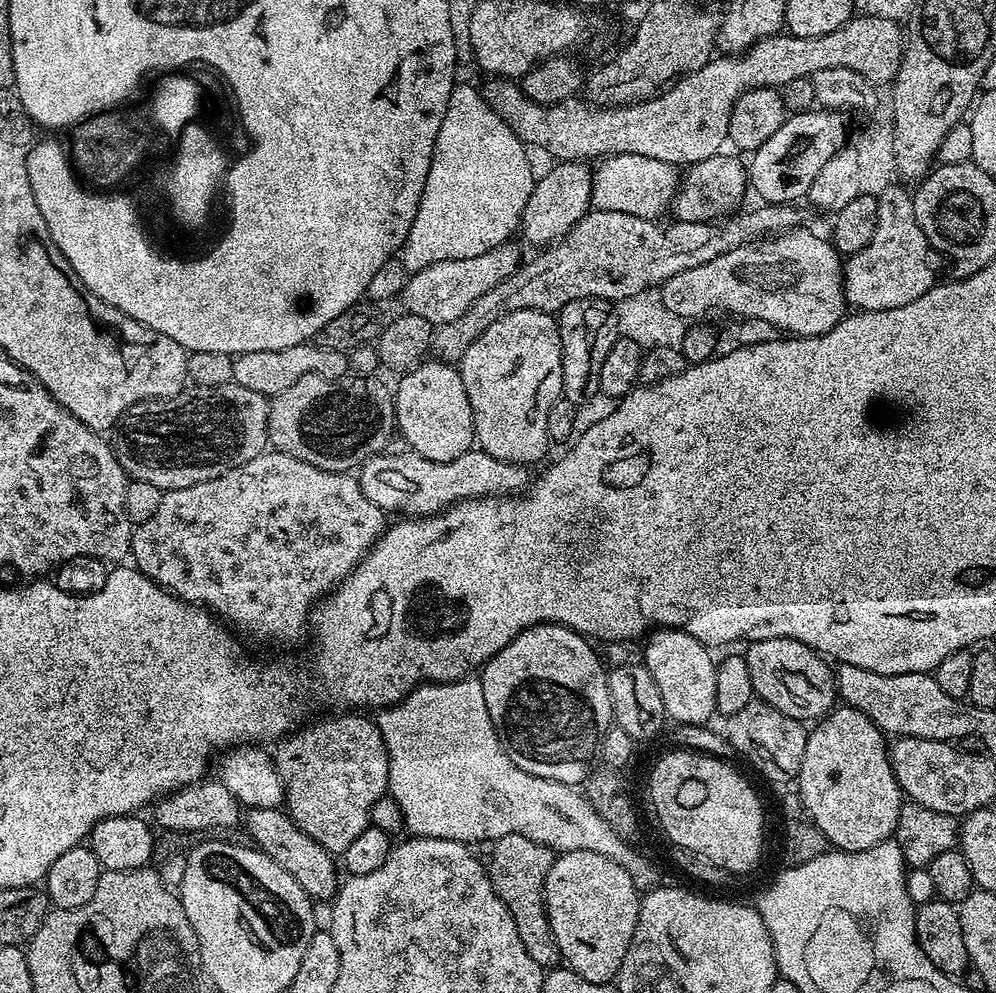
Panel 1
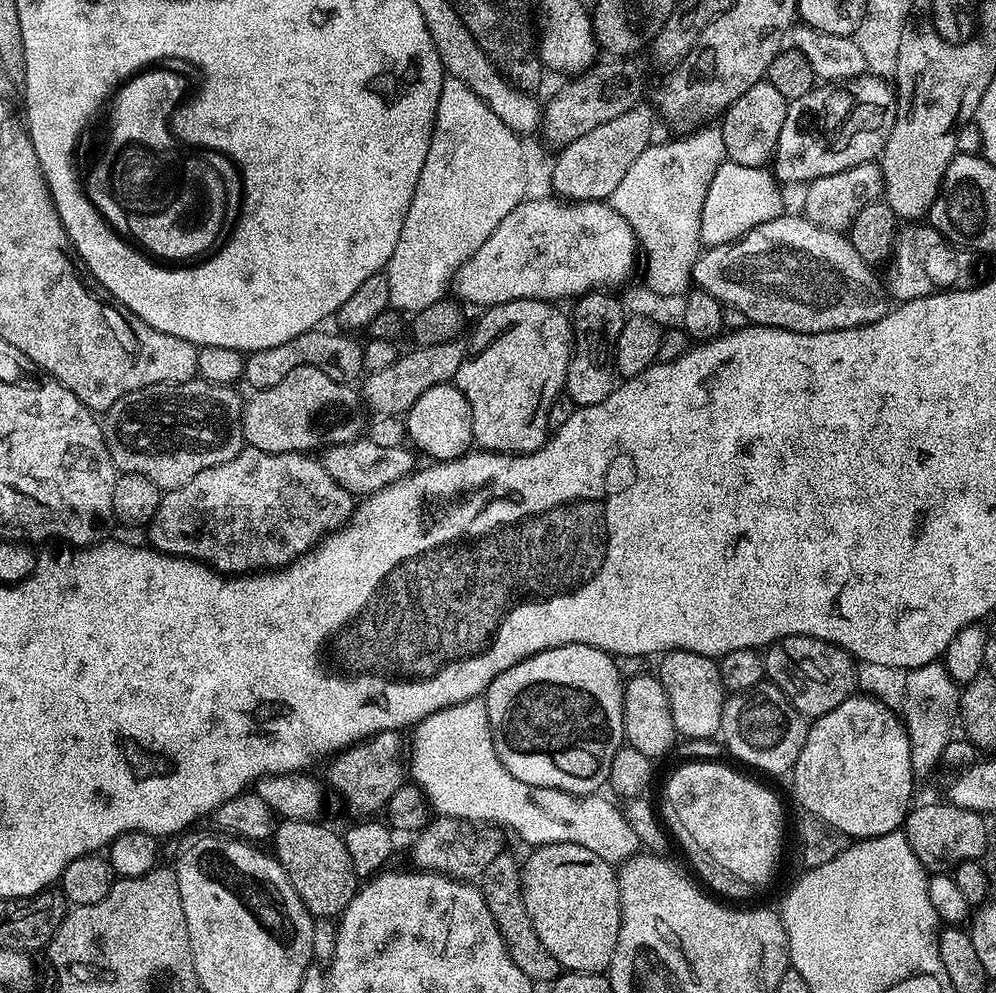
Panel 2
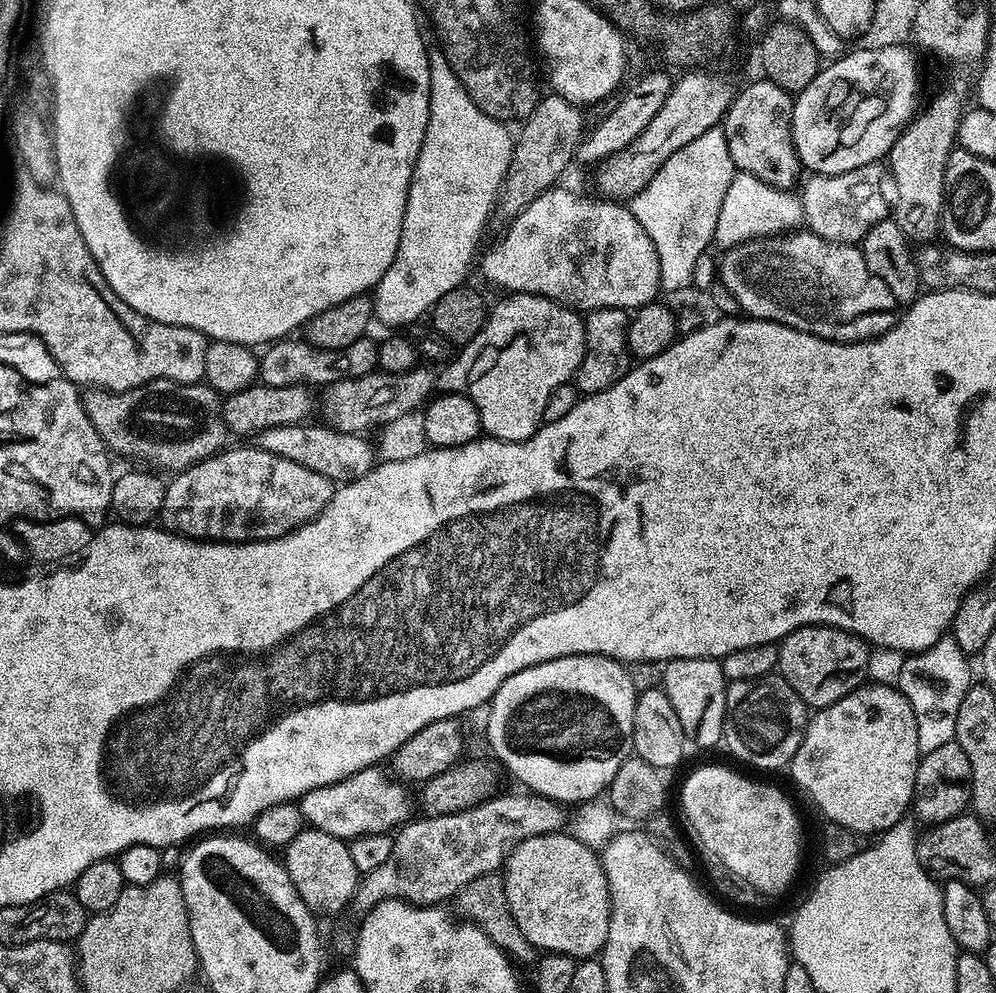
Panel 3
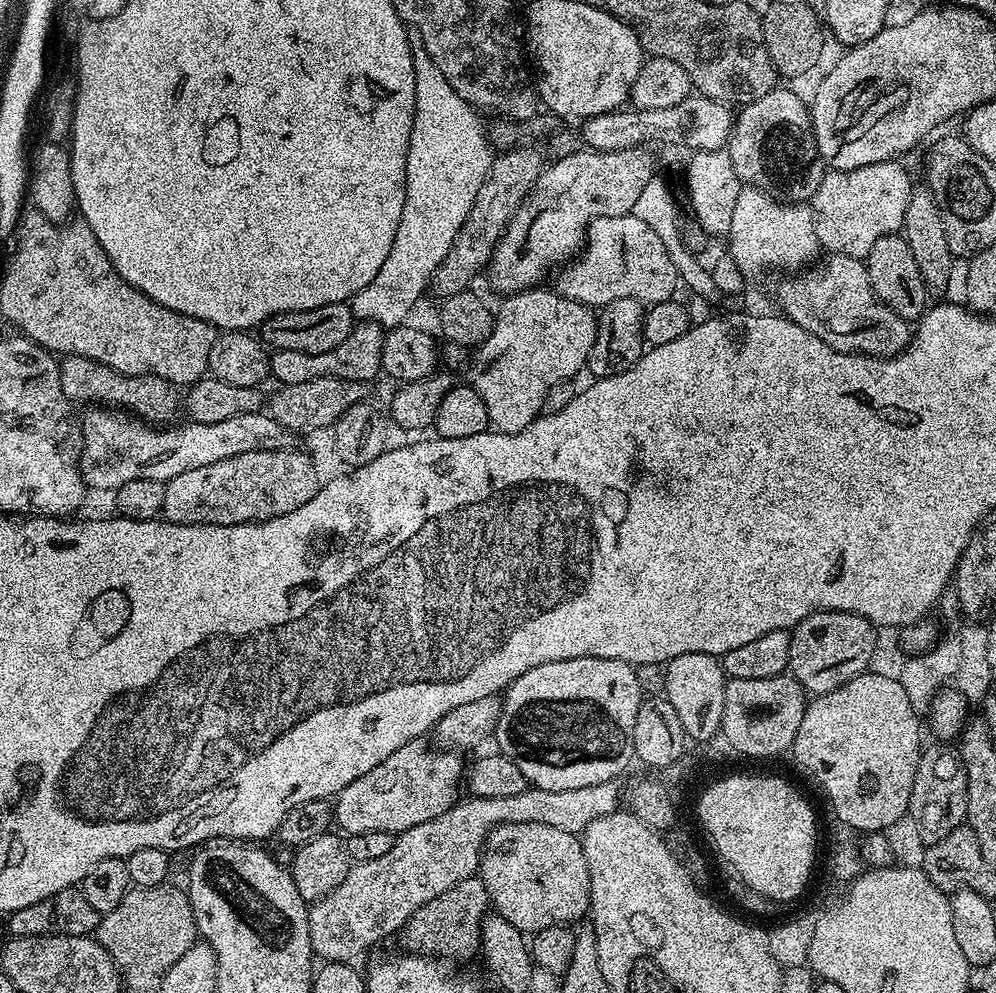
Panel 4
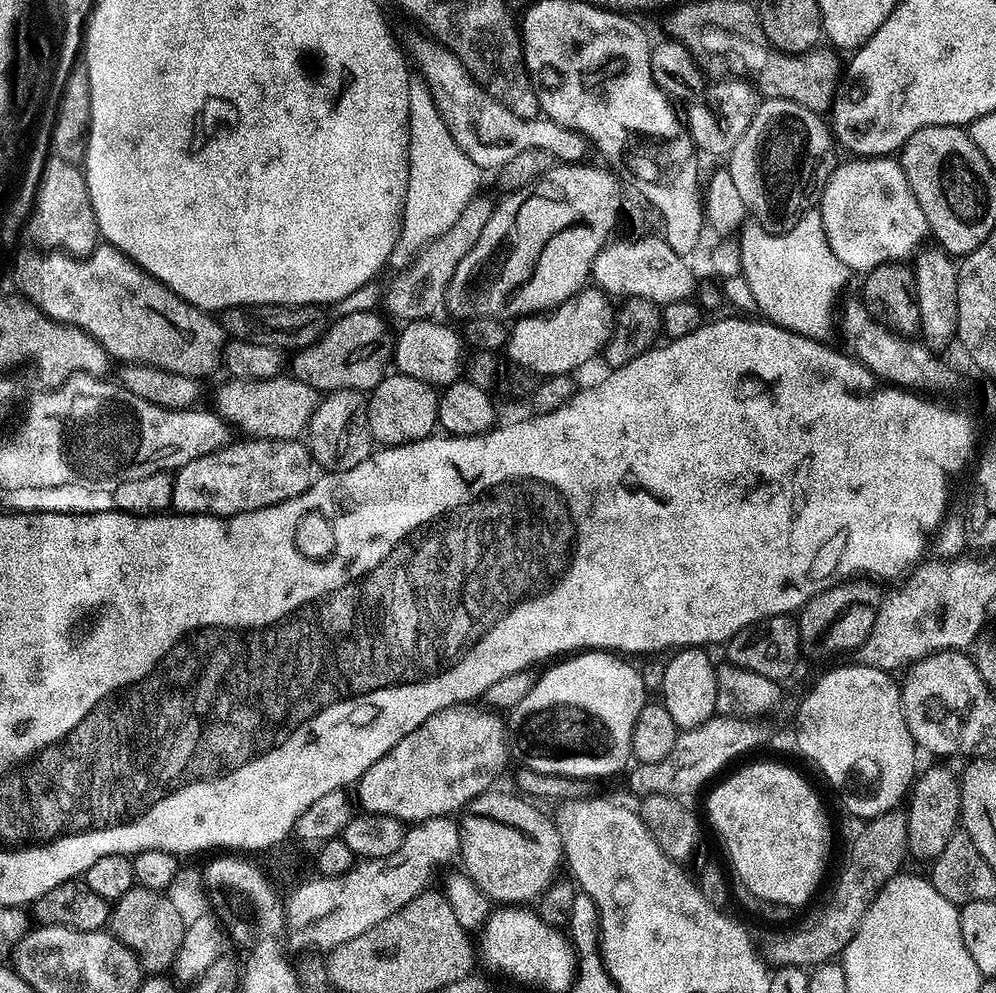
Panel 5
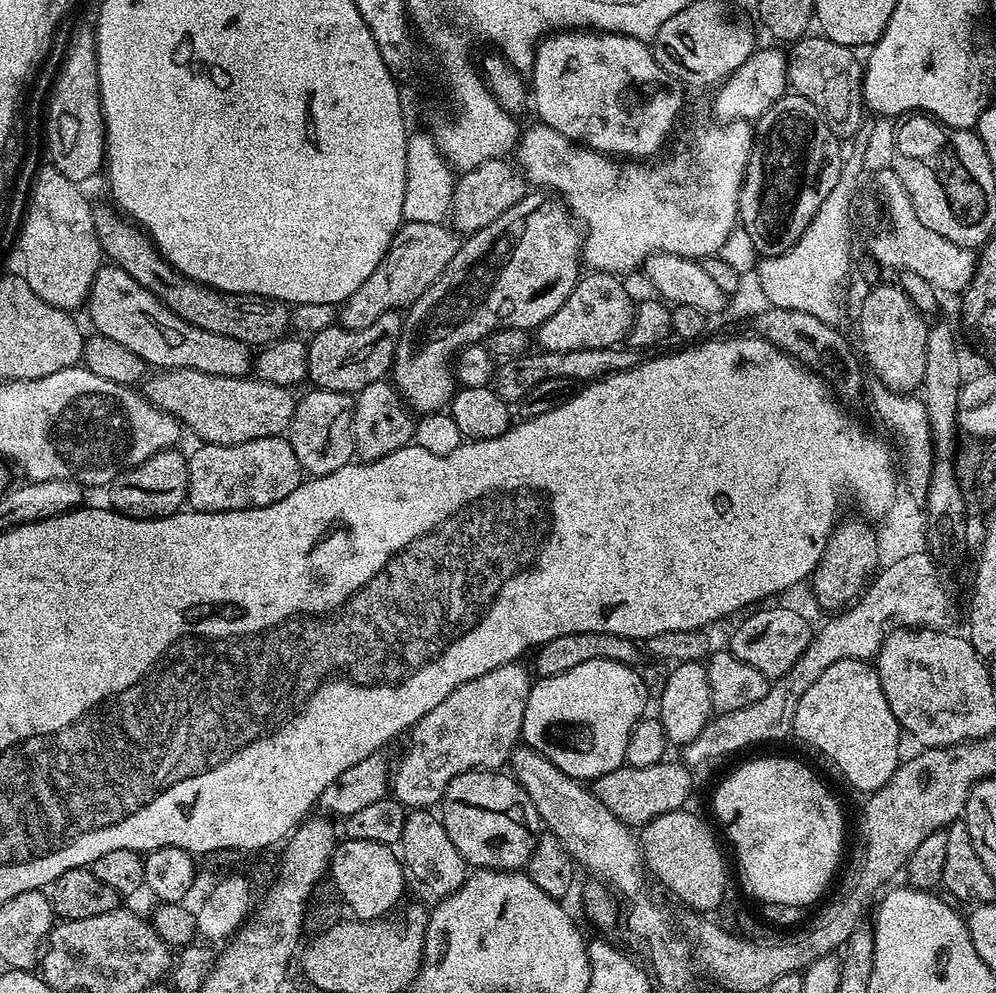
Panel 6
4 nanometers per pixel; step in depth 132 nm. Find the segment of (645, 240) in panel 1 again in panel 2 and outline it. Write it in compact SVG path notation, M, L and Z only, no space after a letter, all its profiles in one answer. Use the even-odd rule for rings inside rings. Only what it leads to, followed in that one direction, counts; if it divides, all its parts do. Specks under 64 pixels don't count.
M460 338L438 342L434 346L416 346L413 349L413 352L405 351L399 356L394 366L367 373L362 392L373 413L381 412L384 416L403 417L414 406L414 402L418 402L422 394L426 394L426 390L455 381L458 366L462 366L464 357L468 354L467 343Z

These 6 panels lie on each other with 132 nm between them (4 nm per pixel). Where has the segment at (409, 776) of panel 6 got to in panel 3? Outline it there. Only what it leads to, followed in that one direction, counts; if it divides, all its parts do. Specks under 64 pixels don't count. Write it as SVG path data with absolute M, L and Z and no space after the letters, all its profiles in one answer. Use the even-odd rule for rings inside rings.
M379 767L367 768L344 780L318 786L301 795L298 807L303 823L345 842L353 840L355 836L391 833L397 826L403 825L410 816L408 800L399 788L401 785L387 784L380 771Z

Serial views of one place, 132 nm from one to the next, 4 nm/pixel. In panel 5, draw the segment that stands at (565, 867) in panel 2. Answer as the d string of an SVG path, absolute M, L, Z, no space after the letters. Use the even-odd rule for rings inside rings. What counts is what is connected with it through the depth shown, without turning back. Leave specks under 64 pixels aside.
M489 790L475 796L459 817L458 860L459 863L464 863L463 871L489 901L499 902L504 906L520 906L543 896L557 875L556 867L559 864L561 867L562 864L560 835L555 819L549 813L547 816L546 813L539 812L536 809L539 807L531 799L515 791L496 791Z

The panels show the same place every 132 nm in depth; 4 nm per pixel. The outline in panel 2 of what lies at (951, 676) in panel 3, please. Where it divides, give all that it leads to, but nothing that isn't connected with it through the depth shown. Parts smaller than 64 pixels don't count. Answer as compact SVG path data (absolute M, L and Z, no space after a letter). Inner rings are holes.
M932 661L926 666L911 669L904 678L907 686L904 707L904 725L908 730L911 750L913 781L920 784L941 763L945 746L952 738L950 733L950 714L959 699L959 687L949 676L943 663Z

